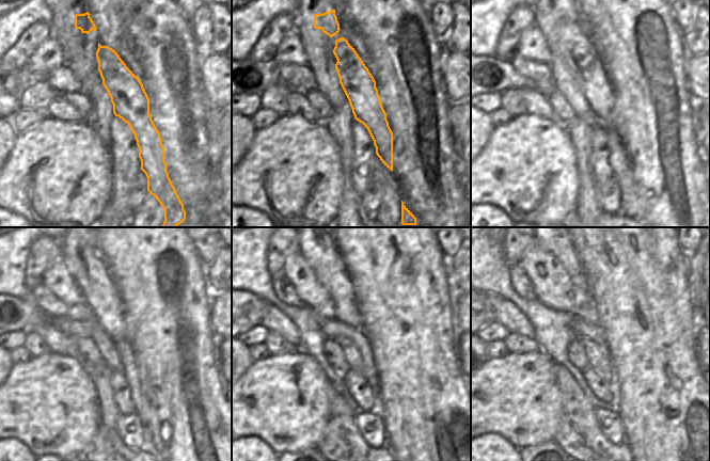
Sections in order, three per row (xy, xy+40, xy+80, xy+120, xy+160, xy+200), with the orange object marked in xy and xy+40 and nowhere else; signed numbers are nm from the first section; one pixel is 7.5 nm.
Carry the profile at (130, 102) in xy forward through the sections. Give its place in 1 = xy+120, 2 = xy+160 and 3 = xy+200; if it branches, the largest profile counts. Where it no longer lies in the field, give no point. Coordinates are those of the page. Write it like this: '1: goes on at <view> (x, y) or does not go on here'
1: goes on at xy+120 (89, 269)
2: goes on at xy+160 (321, 254)
3: goes on at xy+200 (563, 249)

